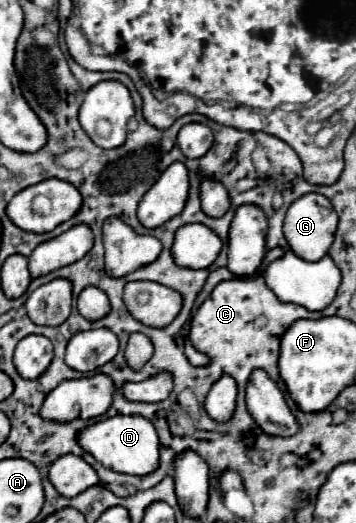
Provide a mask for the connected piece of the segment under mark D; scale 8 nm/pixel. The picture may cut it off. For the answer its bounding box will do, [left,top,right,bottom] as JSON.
[77,415,159,475]

